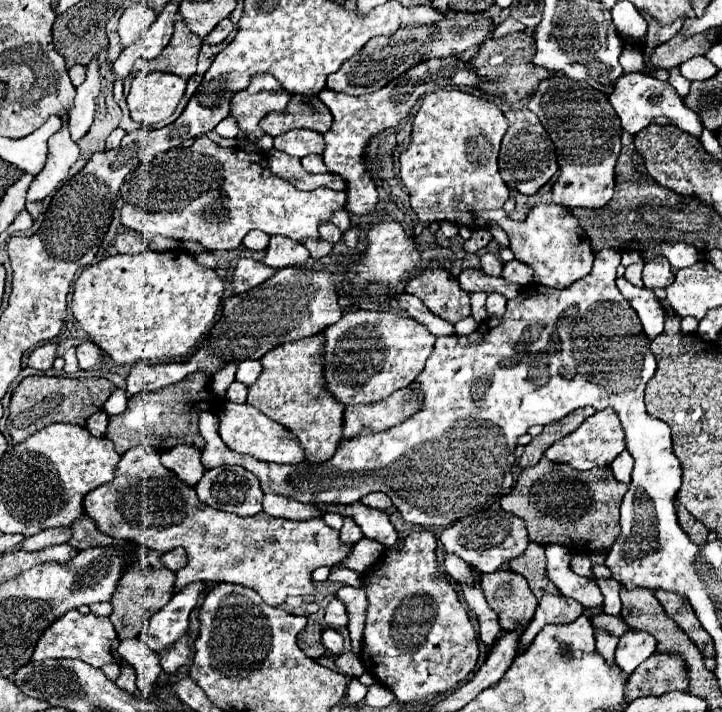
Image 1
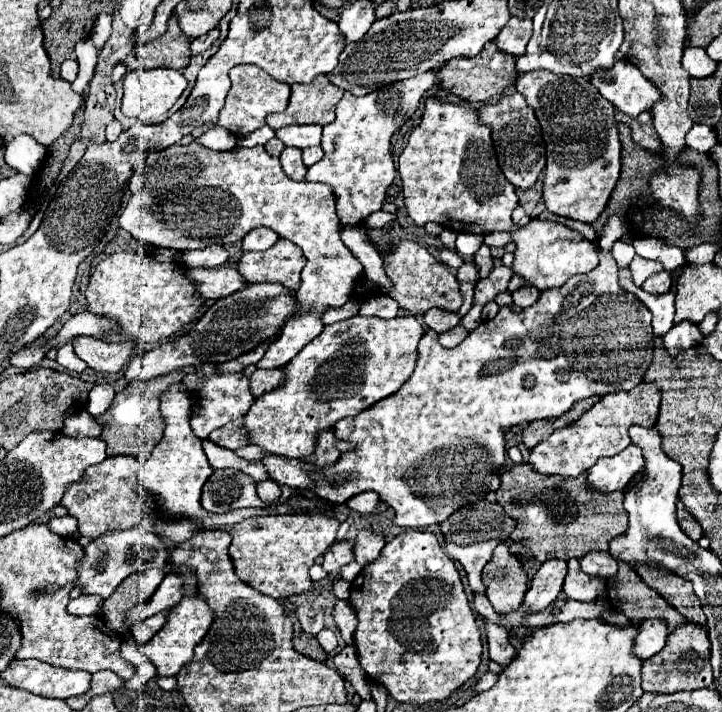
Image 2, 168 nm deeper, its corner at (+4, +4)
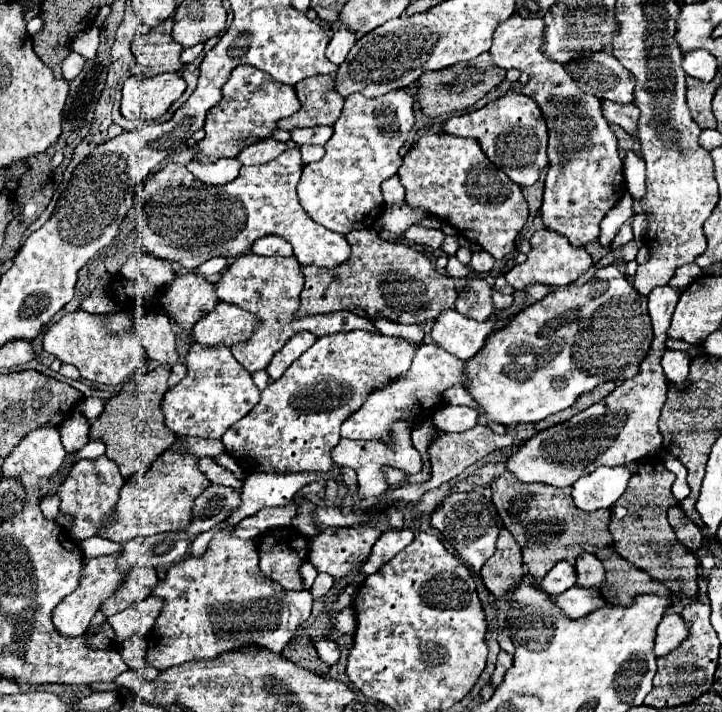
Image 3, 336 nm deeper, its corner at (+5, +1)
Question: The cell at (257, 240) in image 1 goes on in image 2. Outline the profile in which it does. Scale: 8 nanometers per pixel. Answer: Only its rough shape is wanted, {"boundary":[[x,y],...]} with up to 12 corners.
{"boundary":[[255,228],[243,250],[267,250],[279,240],[271,228]]}

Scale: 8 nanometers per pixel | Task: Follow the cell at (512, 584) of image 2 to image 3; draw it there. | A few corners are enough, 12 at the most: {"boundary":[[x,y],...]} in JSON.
{"boundary":[[500,531],[482,581],[504,597],[524,581],[522,551],[512,533]]}

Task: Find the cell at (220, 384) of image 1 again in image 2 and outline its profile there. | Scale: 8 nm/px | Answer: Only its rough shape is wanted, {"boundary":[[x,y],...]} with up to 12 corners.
{"boundary":[[205,366],[191,430],[205,440],[253,404],[249,378]]}

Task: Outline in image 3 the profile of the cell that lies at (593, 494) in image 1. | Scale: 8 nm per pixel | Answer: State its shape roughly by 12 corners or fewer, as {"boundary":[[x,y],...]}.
{"boundary":[[492,481],[528,573],[612,547],[610,509],[580,519],[572,487]]}

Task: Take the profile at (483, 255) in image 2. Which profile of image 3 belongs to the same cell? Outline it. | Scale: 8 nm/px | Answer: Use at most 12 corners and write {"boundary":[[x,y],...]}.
{"boundary":[[488,251],[472,253],[470,269],[474,273],[488,273],[494,257]]}

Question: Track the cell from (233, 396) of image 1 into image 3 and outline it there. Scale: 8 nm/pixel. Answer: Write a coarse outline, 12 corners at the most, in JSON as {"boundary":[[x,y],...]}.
{"boundary":[[238,255],[216,283],[220,301],[260,325],[232,347],[248,371],[266,369],[298,331],[366,329],[350,311],[298,317],[298,259]]}

